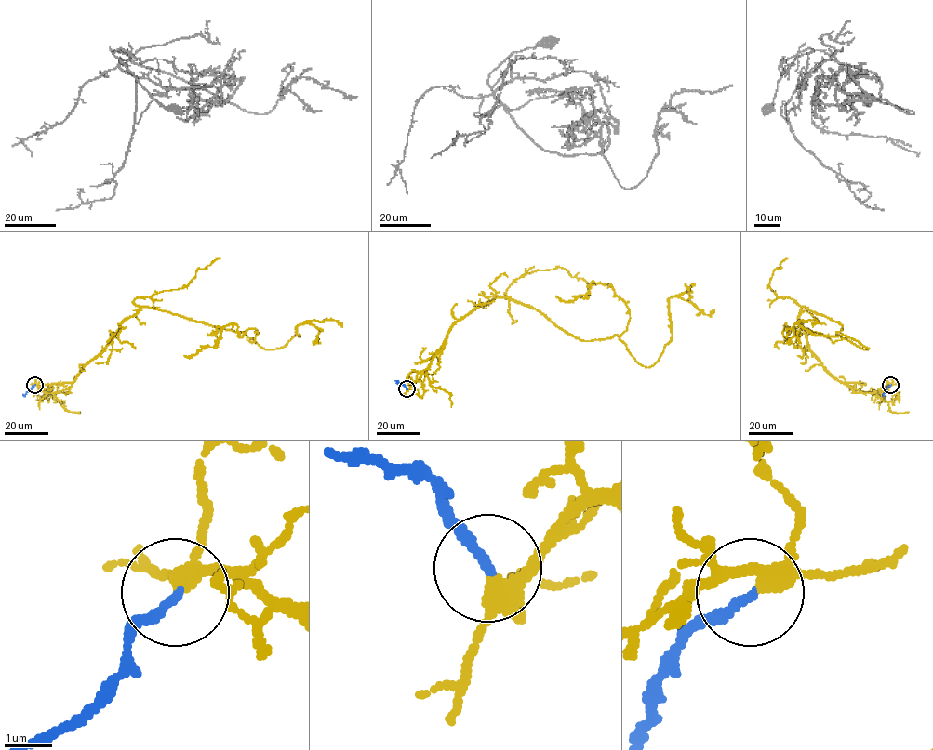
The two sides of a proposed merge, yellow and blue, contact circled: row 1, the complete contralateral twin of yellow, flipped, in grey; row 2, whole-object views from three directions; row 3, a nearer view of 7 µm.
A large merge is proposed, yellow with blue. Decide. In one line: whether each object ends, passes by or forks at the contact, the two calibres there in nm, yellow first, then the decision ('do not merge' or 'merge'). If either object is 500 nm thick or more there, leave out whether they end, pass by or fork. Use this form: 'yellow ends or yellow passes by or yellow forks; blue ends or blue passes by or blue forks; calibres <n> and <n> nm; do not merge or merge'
yellow forks; blue ends; calibres 280 and 200 nm; merge

